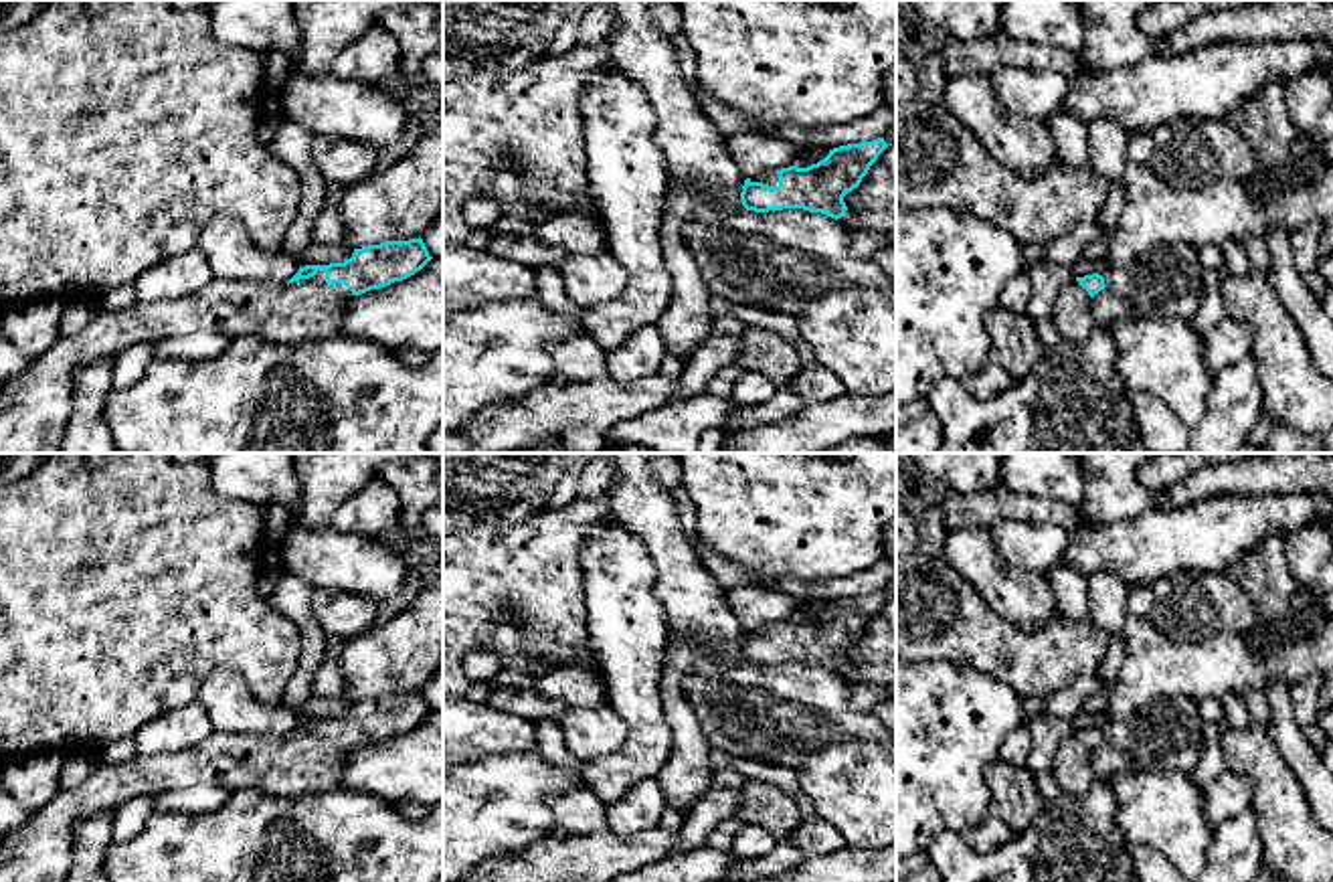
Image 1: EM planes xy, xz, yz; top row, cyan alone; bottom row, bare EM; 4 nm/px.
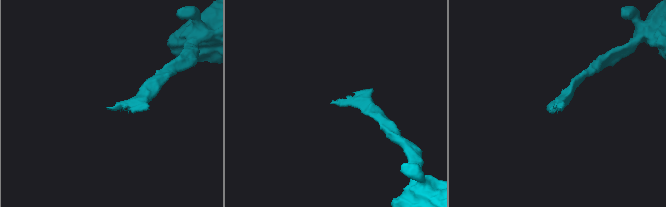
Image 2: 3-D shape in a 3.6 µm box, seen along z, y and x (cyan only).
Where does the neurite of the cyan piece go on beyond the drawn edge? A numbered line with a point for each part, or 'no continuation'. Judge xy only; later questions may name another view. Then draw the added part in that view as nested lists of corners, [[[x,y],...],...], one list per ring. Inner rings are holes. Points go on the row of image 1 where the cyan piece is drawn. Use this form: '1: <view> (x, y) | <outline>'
1: xy (35, 405) | [[[326,273],[293,283],[261,283],[249,279],[212,279],[200,291],[180,299],[140,301],[123,310],[101,310],[79,334],[59,336],[26,370],[0,386],[0,453],[59,453],[73,409],[75,372],[95,360],[115,358],[127,346],[156,344],[200,330],[227,338],[257,336],[269,342],[293,344],[340,336],[340,320],[352,299],[344,283],[328,285]]]

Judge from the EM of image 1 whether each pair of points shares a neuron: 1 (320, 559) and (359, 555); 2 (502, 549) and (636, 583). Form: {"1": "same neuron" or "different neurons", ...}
{"1": "same neuron", "2": "different neurons"}

